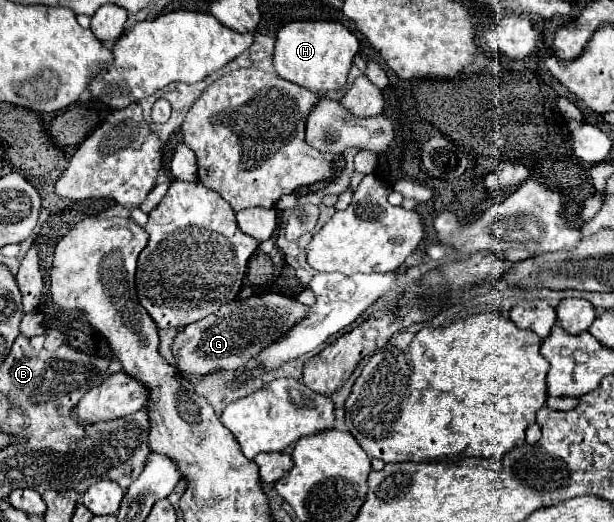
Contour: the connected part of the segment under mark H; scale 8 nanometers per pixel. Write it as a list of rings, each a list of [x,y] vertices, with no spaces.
[[[293,21],[285,24],[277,34],[273,66],[283,80],[309,88],[319,96],[331,96],[345,88],[347,74],[357,50],[357,38],[339,22]]]

